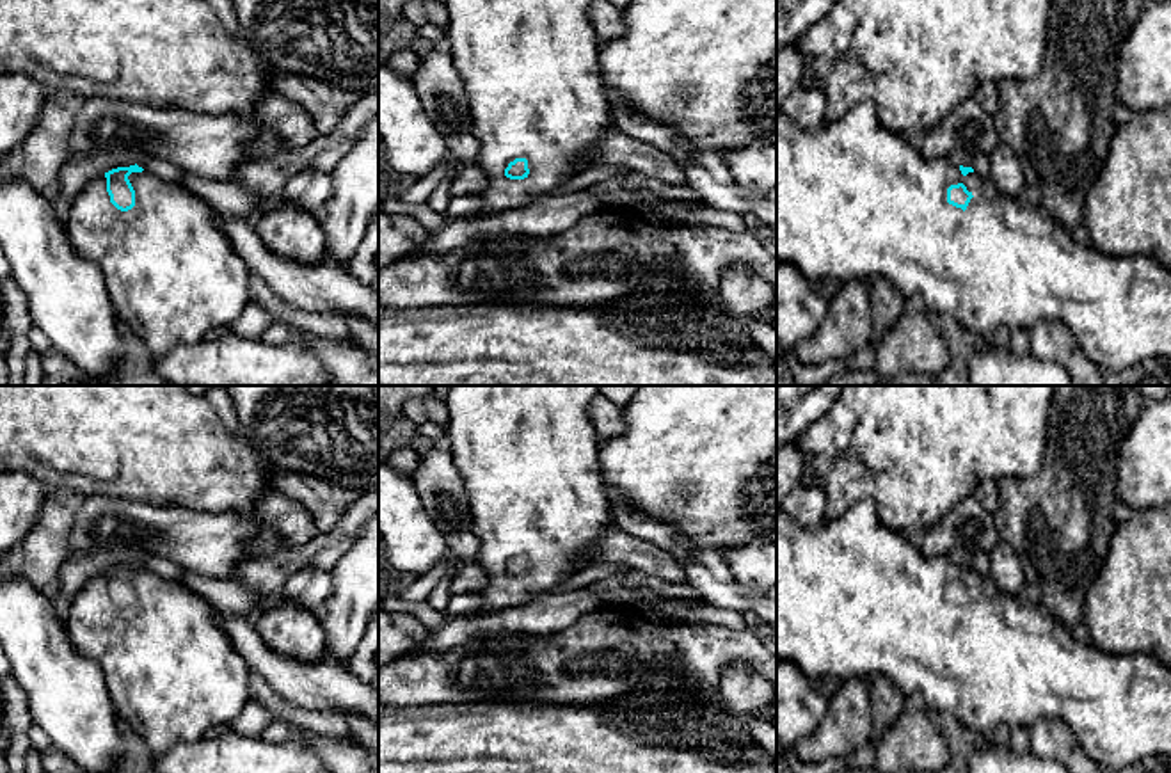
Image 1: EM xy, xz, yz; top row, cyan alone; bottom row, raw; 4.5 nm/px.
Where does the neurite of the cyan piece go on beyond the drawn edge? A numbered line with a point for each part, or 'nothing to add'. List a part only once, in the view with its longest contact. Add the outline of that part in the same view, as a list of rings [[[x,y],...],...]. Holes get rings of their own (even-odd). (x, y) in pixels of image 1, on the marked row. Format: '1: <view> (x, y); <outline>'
1: xy (171, 274); [[[147,171],[128,179],[135,190],[131,210],[117,210],[107,178],[98,176],[75,195],[66,229],[75,249],[103,272],[119,320],[162,359],[174,347],[199,343],[211,329],[235,322],[251,302],[251,270],[229,245],[208,201]]]

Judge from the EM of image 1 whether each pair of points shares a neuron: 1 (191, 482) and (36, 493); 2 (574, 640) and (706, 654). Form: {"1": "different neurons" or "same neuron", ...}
{"1": "different neurons", "2": "same neuron"}

